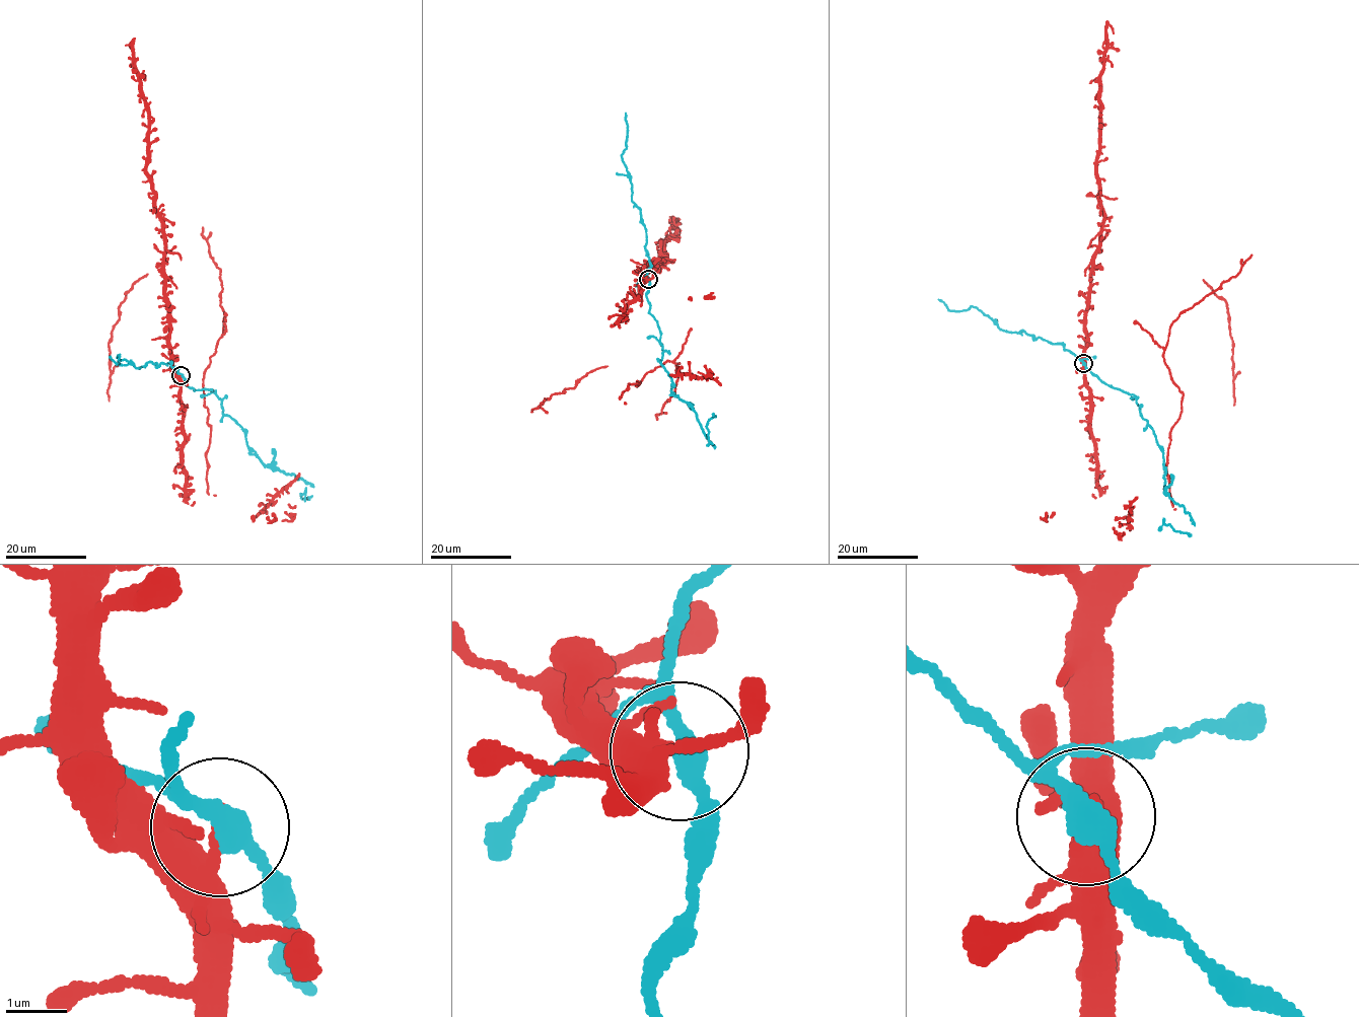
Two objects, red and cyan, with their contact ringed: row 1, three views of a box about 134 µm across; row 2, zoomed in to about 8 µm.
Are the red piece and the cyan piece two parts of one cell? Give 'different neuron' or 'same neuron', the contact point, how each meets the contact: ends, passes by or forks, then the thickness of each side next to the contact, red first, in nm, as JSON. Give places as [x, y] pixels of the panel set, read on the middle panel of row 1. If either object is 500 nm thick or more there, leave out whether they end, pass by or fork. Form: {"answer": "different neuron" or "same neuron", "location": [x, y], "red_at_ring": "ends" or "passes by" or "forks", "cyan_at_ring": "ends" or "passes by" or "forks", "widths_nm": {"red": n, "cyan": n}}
{"answer": "same neuron", "location": [648, 279], "red_at_ring": "ends", "cyan_at_ring": "passes by", "widths_nm": {"red": 260, "cyan": 360}}

